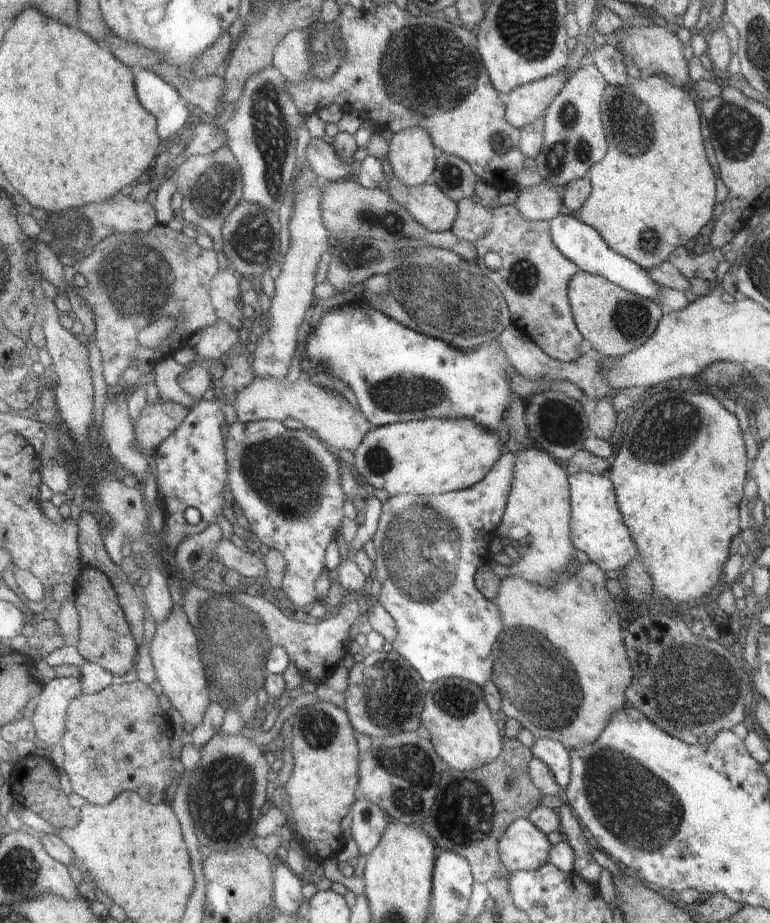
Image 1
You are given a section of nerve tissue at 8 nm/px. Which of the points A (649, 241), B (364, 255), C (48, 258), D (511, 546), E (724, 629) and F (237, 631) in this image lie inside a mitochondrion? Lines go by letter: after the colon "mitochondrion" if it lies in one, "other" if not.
A: mitochondrion
B: mitochondrion
C: mitochondrion
D: other
E: other
F: mitochondrion

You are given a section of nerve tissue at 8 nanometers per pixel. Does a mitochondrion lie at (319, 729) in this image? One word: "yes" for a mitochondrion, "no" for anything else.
yes

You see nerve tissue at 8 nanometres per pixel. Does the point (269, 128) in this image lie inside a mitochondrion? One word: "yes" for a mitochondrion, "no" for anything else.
yes

